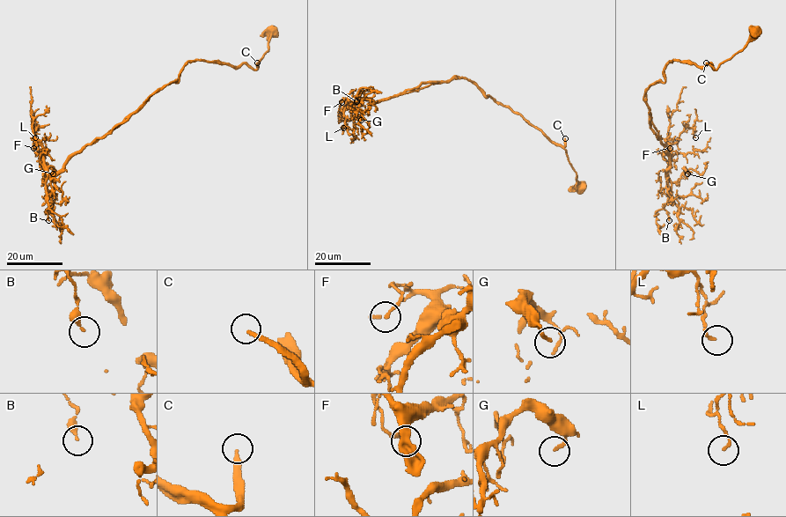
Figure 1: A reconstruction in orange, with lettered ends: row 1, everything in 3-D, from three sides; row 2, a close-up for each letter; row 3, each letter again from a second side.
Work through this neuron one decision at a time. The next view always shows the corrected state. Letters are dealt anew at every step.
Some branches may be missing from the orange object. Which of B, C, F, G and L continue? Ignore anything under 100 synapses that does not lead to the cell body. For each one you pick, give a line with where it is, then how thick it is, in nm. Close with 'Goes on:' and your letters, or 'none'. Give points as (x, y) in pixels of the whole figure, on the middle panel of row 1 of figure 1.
C: (565, 138) | 220 nm
Goes on: C

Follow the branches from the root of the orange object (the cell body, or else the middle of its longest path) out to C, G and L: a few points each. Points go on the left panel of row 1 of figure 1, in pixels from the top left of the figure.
C: (274, 31), (268, 49), (255, 70), (257, 62)
G: (274, 31), (257, 70), (188, 61), (178, 83), (159, 88), (42, 181), (47, 168), (53, 173)
L: (274, 31), (257, 70), (188, 61), (178, 83), (159, 88), (55, 174), (33, 140), (37, 128), (35, 137)

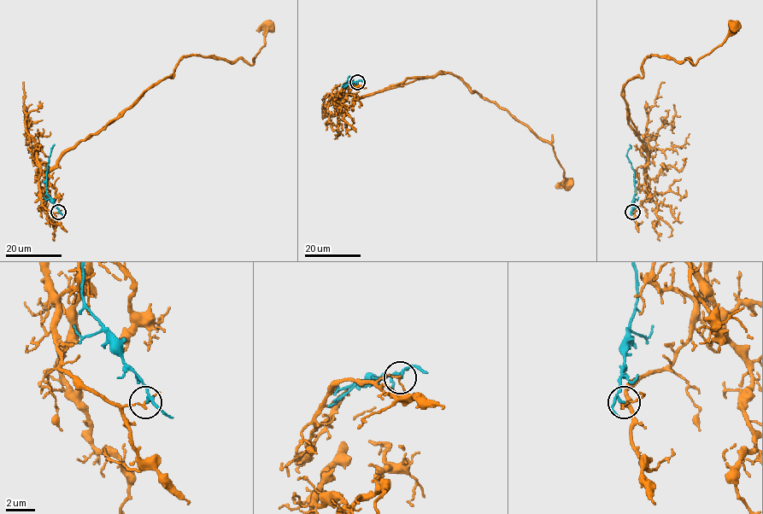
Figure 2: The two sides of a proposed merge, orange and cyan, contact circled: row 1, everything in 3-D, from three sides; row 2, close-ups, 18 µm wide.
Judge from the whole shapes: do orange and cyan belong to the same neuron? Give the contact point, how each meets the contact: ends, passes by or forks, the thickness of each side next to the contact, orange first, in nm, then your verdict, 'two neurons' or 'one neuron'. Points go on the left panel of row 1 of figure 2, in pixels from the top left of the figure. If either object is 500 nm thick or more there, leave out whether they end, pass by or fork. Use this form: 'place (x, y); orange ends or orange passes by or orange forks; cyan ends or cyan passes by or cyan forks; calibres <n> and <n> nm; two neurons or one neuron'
place (58, 212); orange passes by; cyan passes by; calibres 110 and 130 nm; two neurons

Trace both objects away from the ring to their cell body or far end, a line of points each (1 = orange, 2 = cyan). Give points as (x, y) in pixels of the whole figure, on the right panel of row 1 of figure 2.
1: (632, 212), (645, 200), (648, 154), (628, 124), (625, 84), (642, 76), (648, 55), (695, 65), (733, 26)
2: (632, 212), (635, 171), (627, 155), (630, 144)

